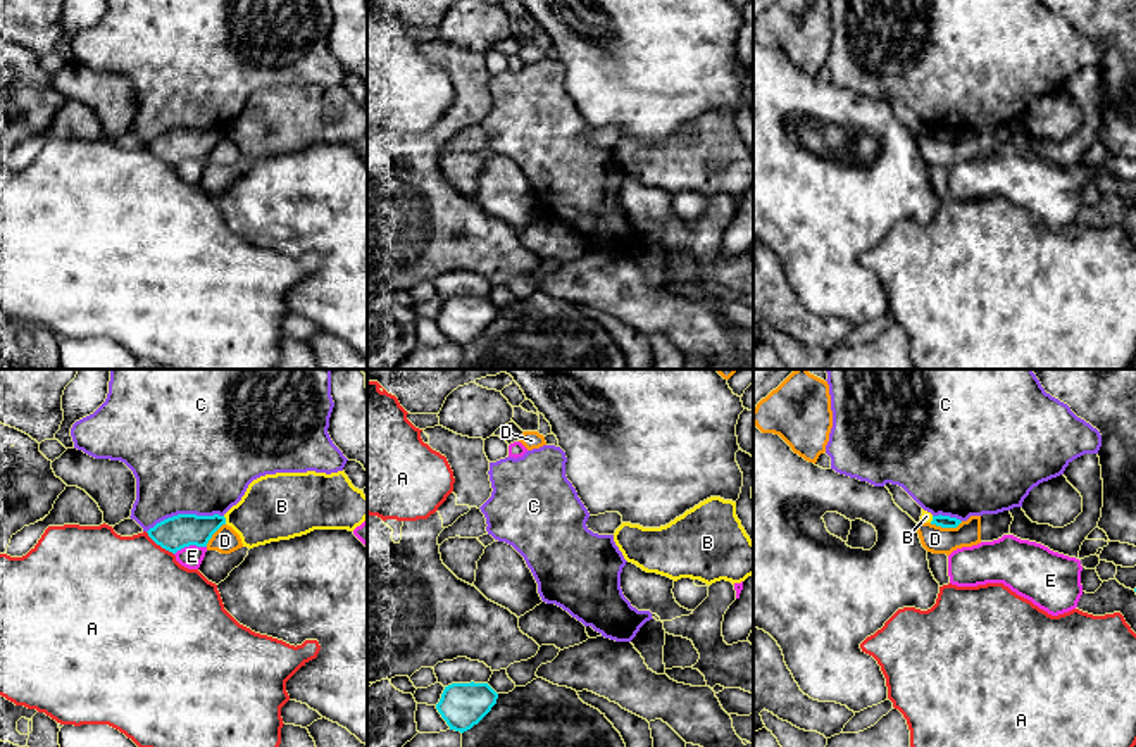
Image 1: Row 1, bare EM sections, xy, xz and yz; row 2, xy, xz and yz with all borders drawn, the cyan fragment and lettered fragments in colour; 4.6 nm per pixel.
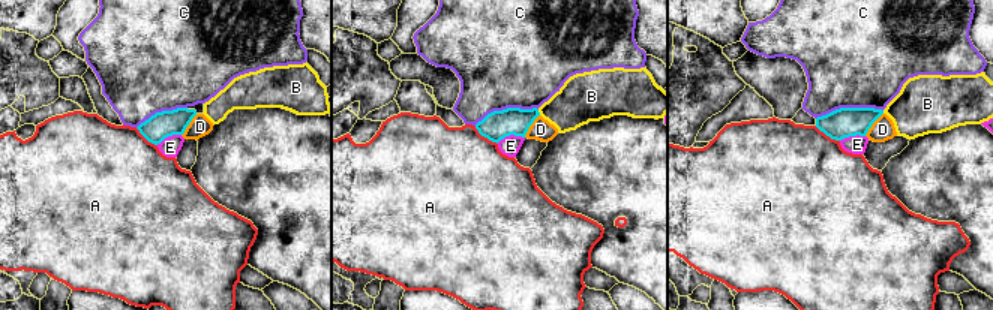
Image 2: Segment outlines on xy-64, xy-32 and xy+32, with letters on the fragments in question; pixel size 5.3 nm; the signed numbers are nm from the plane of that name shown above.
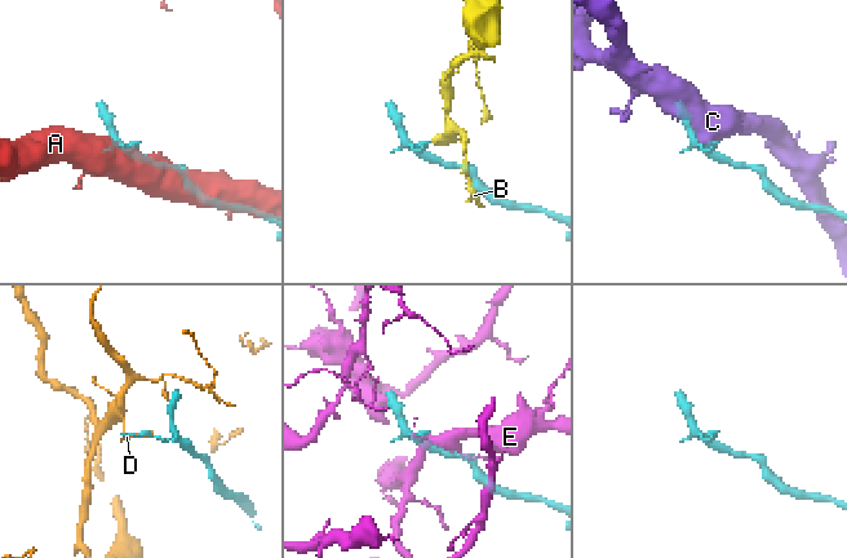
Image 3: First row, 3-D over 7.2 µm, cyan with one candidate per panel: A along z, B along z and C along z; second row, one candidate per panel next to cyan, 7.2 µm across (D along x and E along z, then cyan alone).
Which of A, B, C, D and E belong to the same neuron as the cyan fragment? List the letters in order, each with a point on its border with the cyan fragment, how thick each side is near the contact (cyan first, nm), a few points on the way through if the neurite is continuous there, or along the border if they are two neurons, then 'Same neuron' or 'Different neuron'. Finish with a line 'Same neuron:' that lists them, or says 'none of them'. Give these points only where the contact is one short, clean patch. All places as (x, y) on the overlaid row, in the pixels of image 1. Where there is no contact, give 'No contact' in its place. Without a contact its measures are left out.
A: Touches cyan at xy (159, 544). Thickness 160 nm (cyan) against 480 nm. Different neuron
B: Touches cyan at xy (224, 520). Thickness 160 nm (cyan) against 300 nm. Boundary: xy (223, 516), (226, 523). Different neuron
C: Touches cyan at xy (185, 514). Thickness 160 nm (cyan) against 500 nm. Different neuron
D: Touches cyan at yz (945, 527). Thickness 60 nm (cyan) against 130 nm. Different neuron
E: Touches cyan at xy (190, 544). Thickness 160 nm (cyan) against 100 nm. Different neuron
Same neuron: none of them

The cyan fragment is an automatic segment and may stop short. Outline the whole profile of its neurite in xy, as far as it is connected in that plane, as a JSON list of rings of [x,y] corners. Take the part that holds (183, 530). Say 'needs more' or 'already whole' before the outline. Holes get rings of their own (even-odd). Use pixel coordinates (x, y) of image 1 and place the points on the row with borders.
already whole; [[[178,514],[157,523],[147,533],[157,545],[176,554],[190,545],[207,547],[212,535],[222,524],[226,524],[226,518],[219,514]]]

